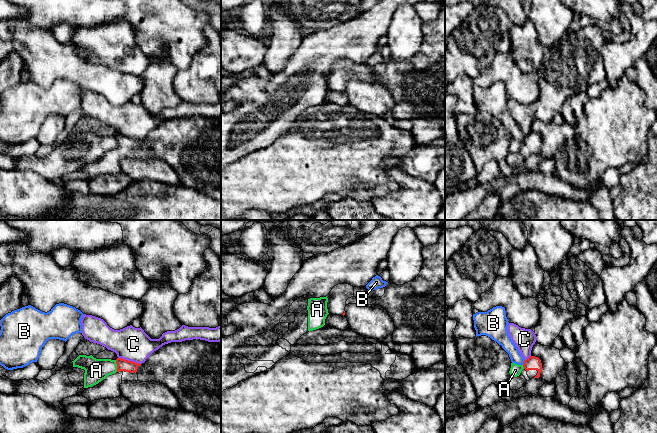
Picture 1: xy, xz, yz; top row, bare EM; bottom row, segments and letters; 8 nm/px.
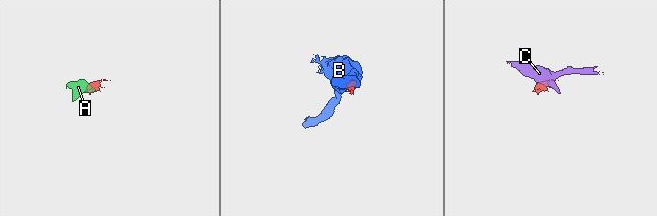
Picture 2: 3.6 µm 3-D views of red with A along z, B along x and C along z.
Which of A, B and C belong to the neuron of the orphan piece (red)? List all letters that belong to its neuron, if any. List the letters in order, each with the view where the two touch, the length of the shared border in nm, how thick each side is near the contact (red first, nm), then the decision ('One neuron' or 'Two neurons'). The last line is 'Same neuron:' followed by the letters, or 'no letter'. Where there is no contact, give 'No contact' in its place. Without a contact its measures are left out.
A: Touches red in xy. Shared border 100 nm. Thickness 100 nm (red) against 180 nm. Two neurons
B: Touches red in yz. Shared border 50 nm. Thickness 110 nm (red) against 110 nm. Two neurons
C: Touches red in xy. Shared border 190 nm. Thickness 100 nm (red) against 280 nm. Two neurons
Same neuron: no letter

